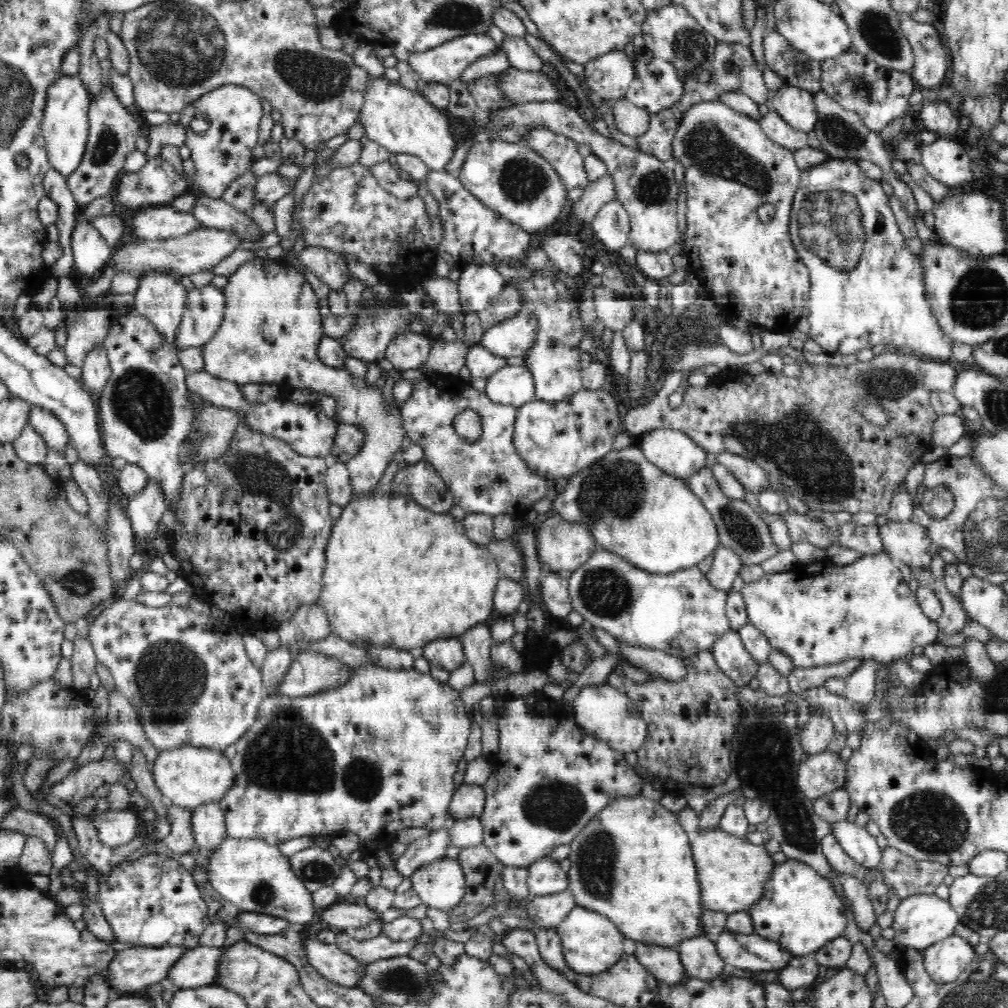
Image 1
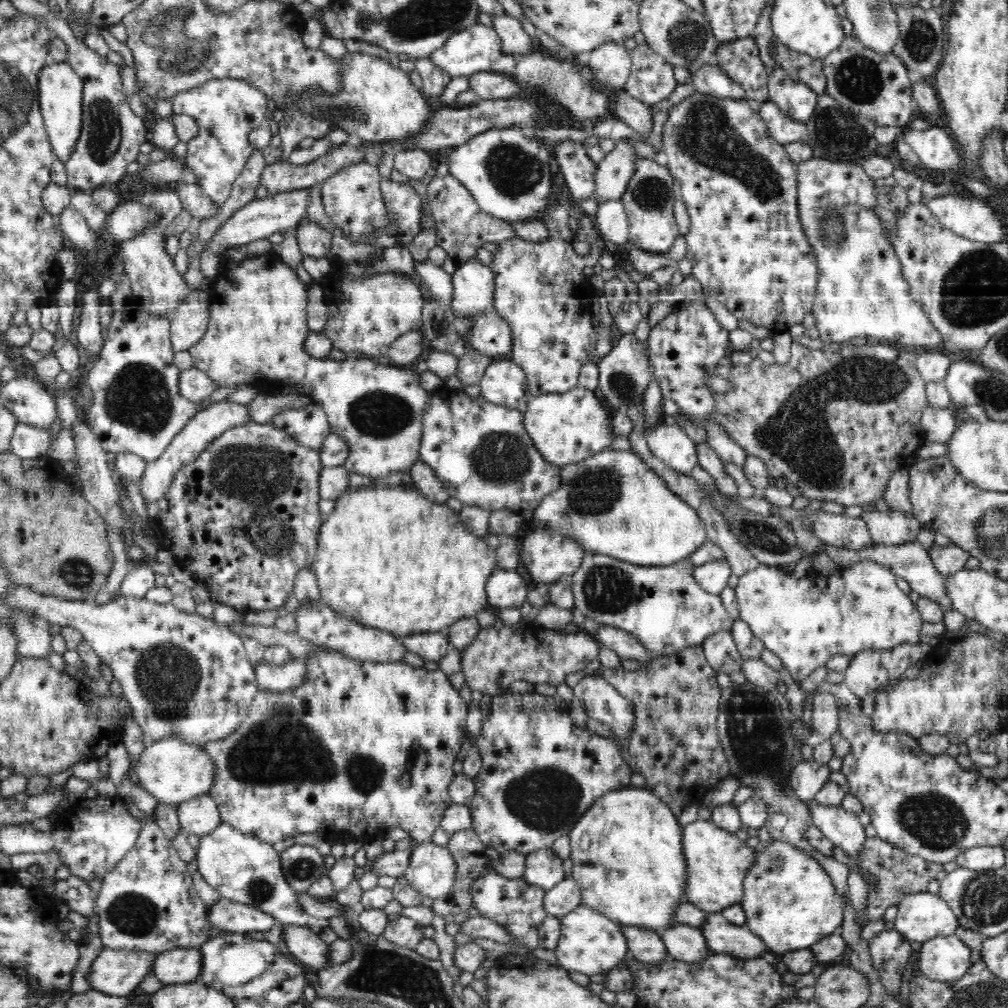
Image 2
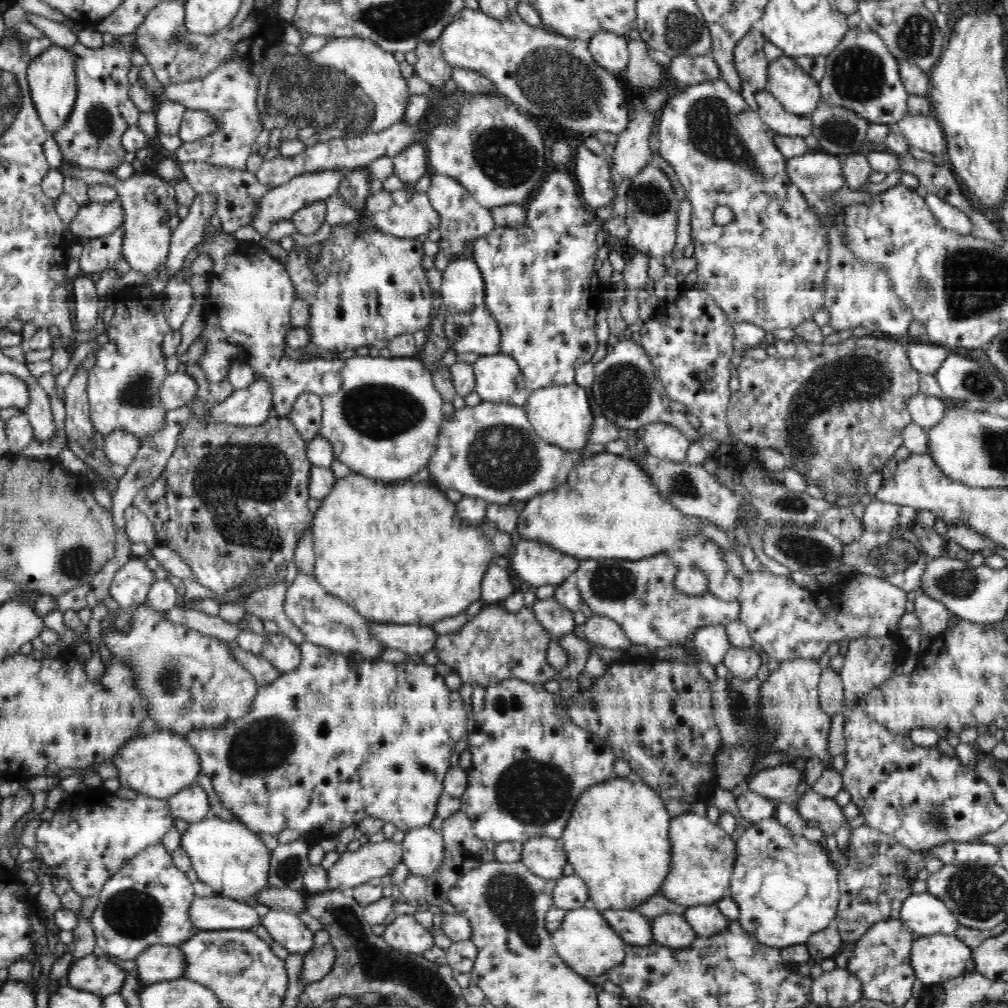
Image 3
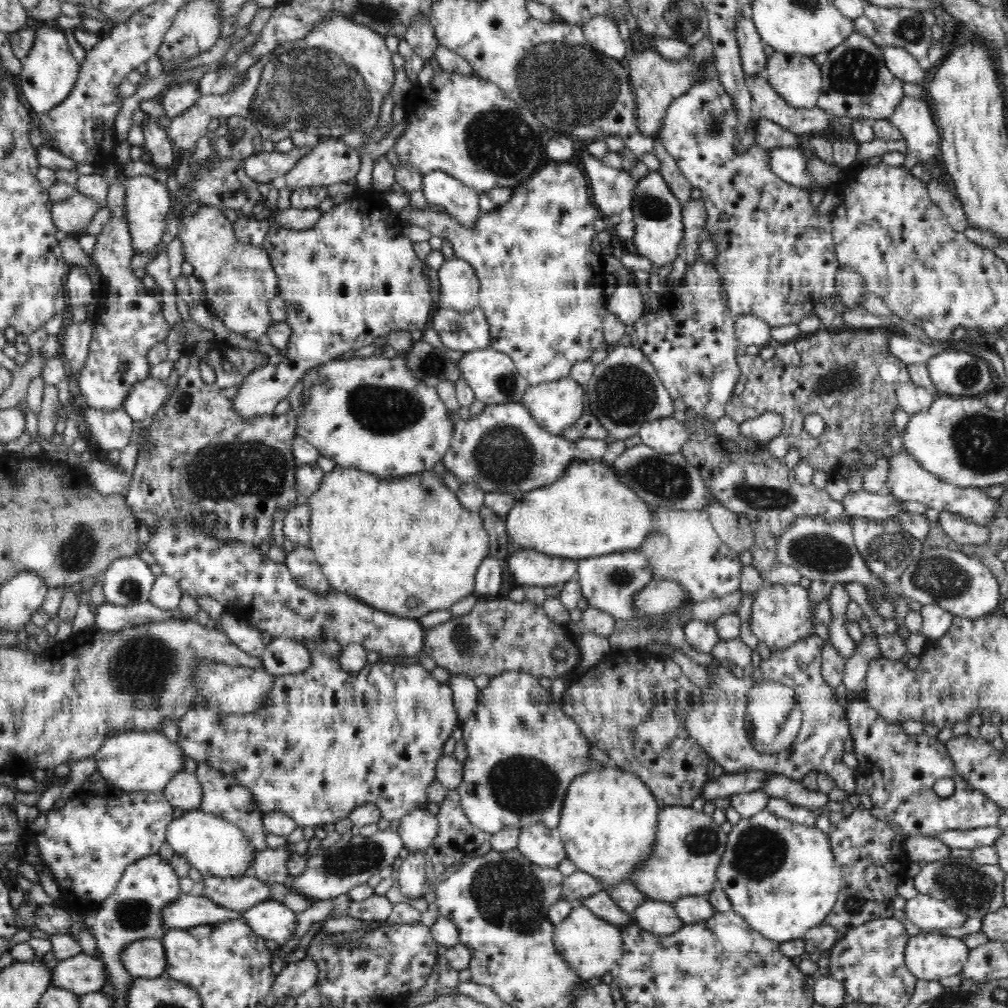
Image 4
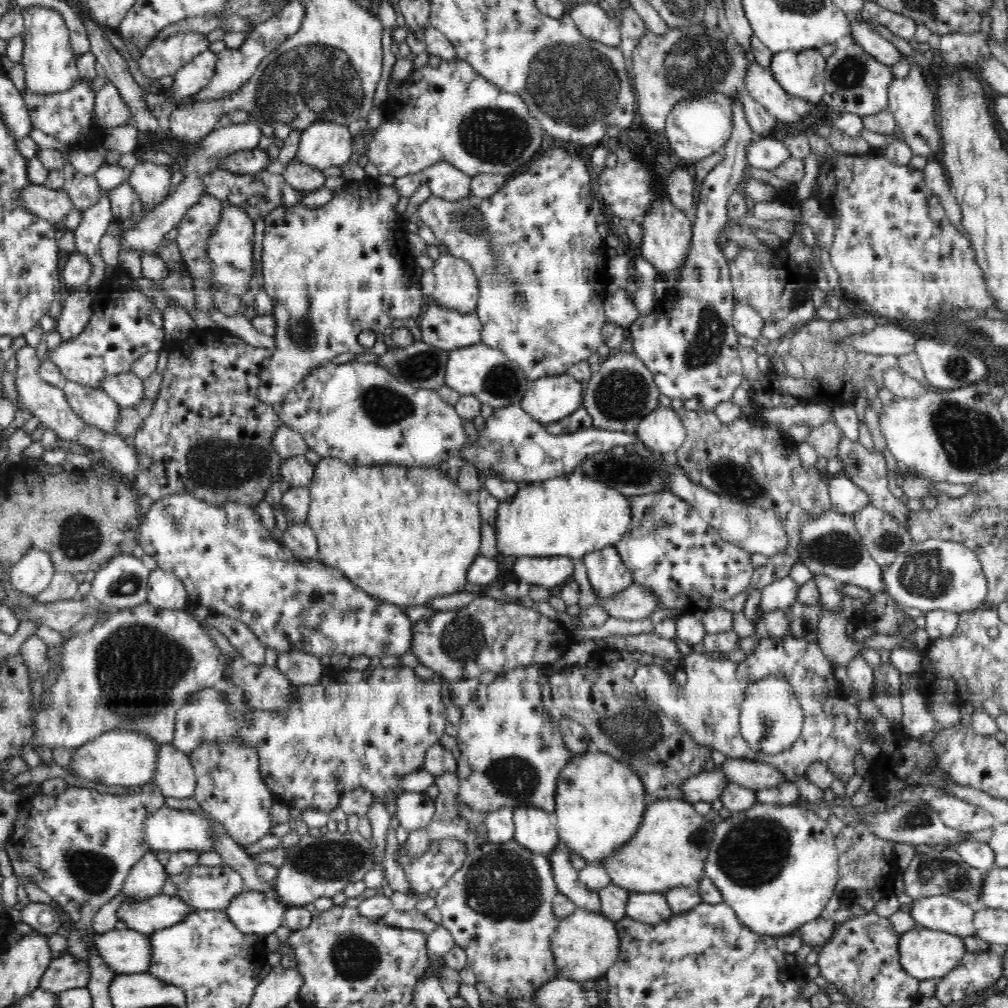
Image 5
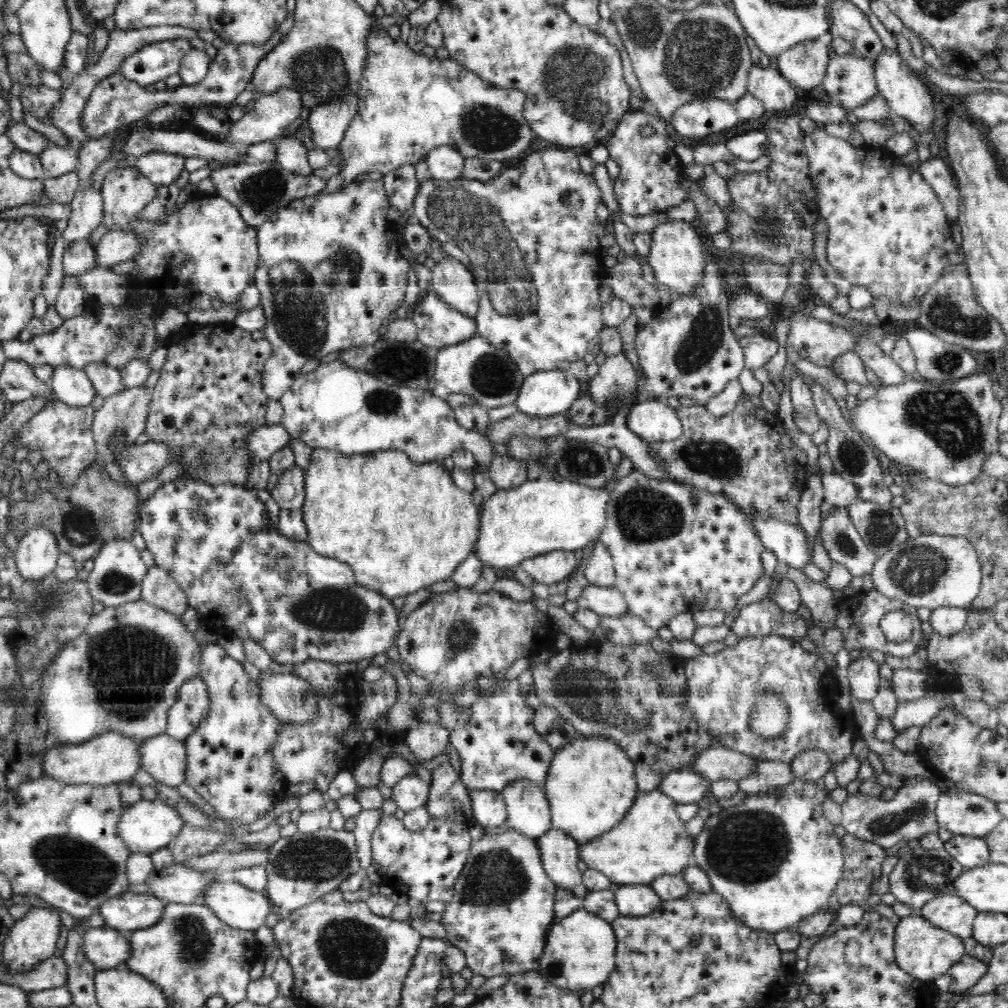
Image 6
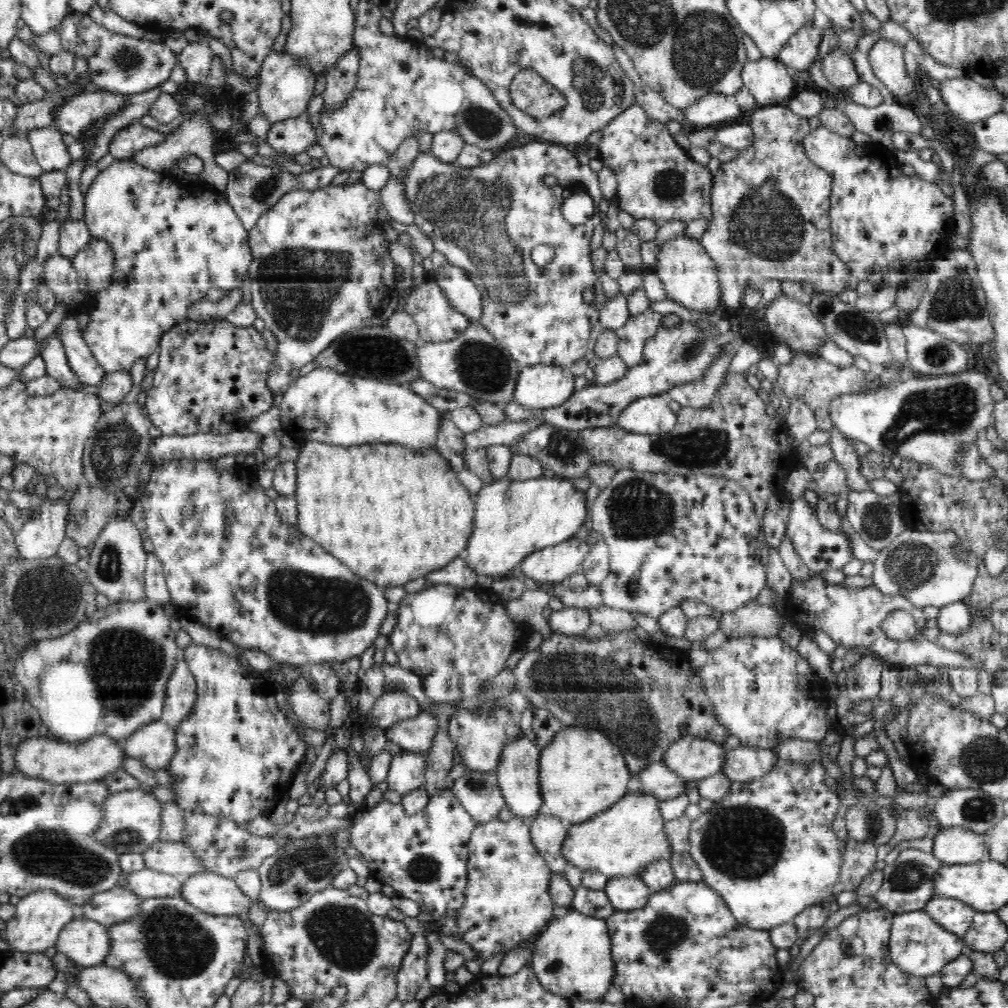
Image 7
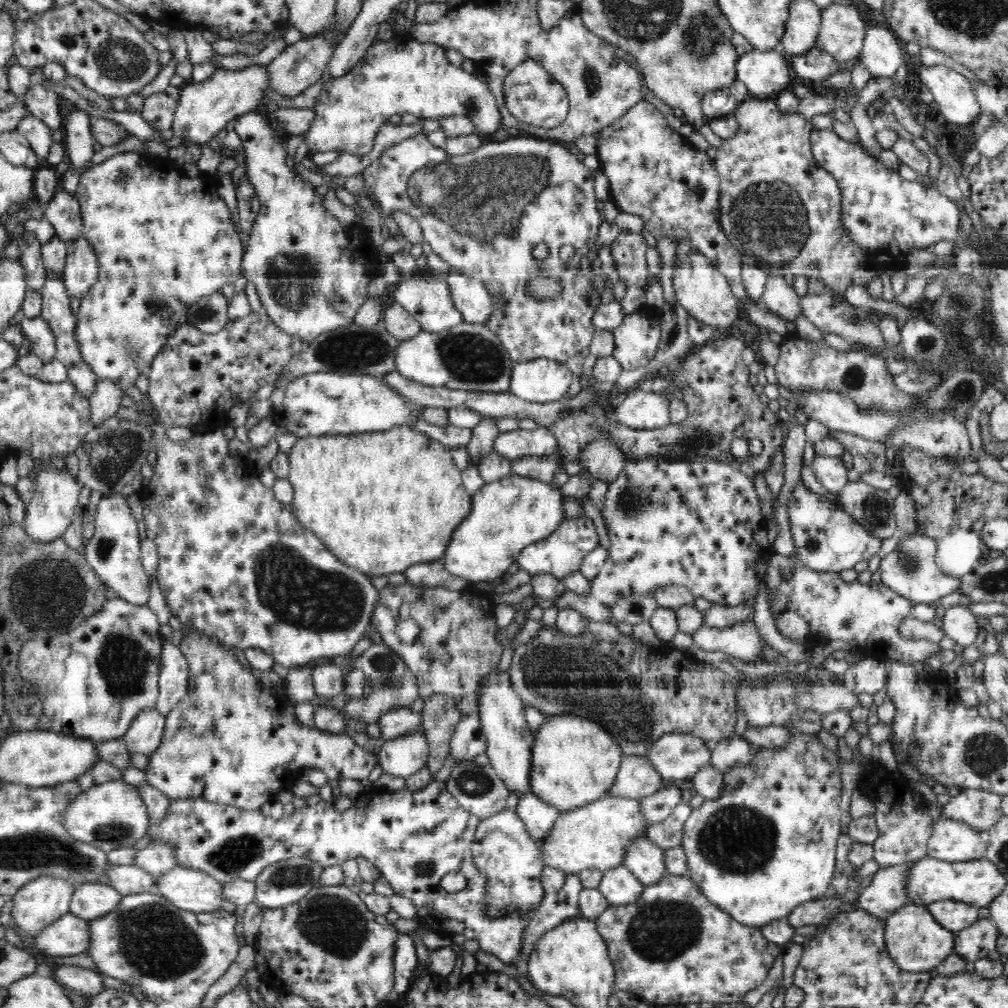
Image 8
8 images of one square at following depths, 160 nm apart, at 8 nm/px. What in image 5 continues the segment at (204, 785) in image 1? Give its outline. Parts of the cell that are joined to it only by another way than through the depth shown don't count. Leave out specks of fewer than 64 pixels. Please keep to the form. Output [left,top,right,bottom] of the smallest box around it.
[67,730,160,786]

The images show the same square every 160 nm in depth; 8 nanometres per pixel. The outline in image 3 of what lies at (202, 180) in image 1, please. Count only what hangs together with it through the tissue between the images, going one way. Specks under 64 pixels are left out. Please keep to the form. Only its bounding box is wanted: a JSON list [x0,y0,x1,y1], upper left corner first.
[164,59,263,280]

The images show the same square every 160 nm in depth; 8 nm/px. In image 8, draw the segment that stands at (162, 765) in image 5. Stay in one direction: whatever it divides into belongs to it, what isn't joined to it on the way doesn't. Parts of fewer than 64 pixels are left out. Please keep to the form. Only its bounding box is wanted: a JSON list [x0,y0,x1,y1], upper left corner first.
[120,708,166,757]

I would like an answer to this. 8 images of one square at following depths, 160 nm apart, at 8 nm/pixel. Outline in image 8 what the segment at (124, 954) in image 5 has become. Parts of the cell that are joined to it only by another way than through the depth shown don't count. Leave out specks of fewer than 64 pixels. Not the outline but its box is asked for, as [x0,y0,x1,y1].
[34,913,90,957]

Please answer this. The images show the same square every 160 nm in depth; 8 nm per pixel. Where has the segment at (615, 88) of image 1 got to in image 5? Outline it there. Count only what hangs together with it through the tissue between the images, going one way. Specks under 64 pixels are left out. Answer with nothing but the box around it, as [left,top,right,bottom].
[567,1,620,46]

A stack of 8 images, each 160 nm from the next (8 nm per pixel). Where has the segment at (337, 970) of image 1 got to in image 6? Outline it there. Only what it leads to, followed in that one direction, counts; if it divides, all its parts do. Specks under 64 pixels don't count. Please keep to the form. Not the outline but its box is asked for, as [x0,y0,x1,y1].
[203,881,276,931]

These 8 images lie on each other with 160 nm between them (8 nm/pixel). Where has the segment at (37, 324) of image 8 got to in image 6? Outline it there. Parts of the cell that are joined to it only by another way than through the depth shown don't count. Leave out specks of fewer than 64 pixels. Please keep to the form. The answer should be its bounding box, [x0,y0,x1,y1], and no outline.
[50,366,98,407]

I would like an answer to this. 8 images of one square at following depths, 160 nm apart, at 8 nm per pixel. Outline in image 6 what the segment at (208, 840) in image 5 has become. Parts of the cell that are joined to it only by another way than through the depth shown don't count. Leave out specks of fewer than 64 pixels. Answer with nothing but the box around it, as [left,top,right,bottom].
[118,798,184,853]

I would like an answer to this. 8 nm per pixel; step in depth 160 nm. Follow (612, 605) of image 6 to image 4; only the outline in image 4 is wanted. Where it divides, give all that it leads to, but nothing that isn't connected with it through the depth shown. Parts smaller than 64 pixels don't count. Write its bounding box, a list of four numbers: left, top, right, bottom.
[634,578,686,614]

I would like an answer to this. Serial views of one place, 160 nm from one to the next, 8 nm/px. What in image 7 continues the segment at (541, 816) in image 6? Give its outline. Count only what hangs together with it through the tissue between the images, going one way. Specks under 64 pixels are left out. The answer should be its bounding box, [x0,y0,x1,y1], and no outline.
[495,735,542,821]

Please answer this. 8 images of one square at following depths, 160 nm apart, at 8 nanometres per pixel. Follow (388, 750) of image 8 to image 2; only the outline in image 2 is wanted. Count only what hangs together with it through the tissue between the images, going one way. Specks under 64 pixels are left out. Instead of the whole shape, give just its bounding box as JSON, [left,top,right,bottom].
[404,841,456,900]

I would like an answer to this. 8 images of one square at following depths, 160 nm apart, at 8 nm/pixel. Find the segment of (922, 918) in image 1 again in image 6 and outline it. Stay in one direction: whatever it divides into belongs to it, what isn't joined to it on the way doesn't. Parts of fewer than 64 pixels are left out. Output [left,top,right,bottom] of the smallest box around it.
[917,892,979,938]

